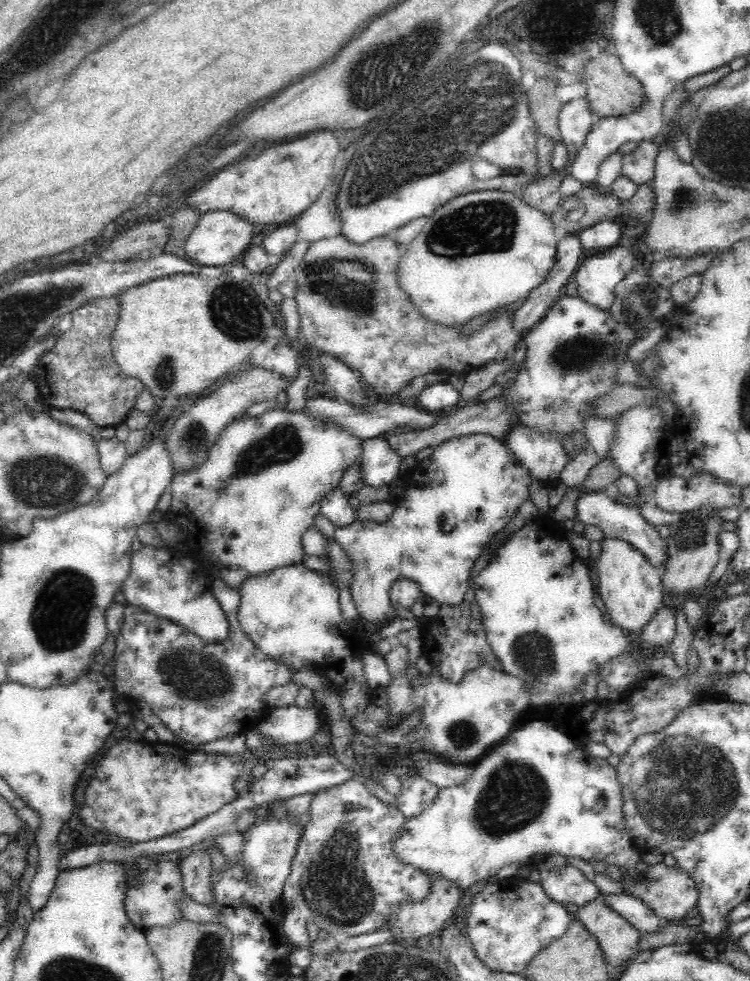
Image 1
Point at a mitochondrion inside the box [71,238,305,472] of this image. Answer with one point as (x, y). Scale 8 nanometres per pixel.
(233, 310)

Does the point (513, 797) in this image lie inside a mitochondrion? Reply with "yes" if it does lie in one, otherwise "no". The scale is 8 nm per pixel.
yes

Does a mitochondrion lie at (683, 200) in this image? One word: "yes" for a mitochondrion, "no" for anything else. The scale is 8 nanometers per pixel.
yes

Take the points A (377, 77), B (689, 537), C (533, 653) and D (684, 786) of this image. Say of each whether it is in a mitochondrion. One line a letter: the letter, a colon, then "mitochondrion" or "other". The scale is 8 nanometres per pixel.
A: mitochondrion
B: mitochondrion
C: mitochondrion
D: mitochondrion

